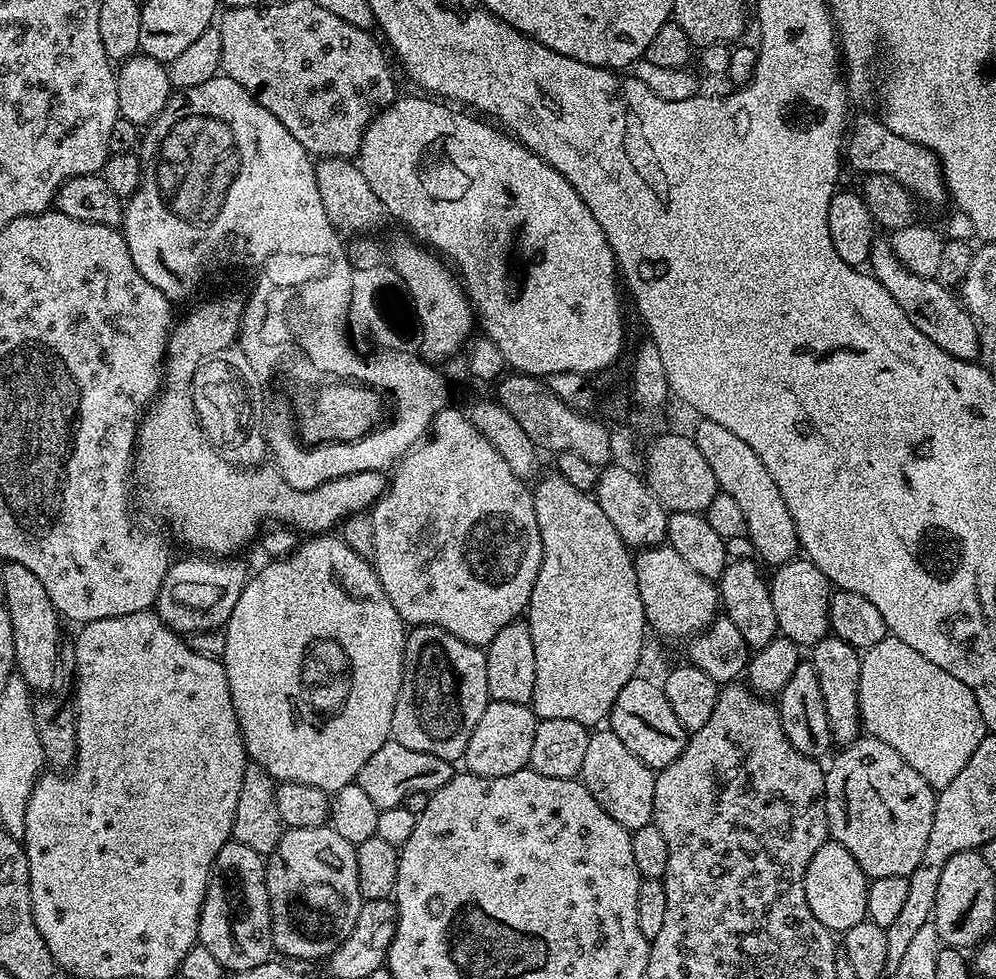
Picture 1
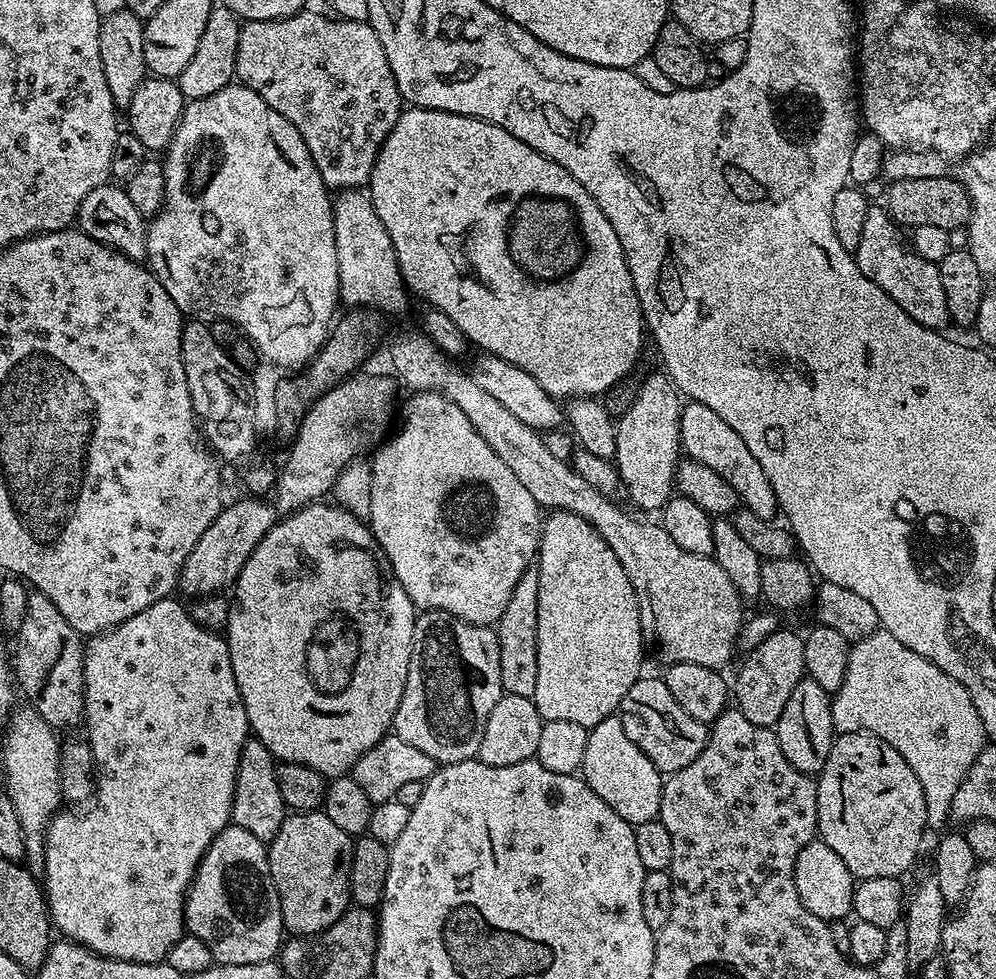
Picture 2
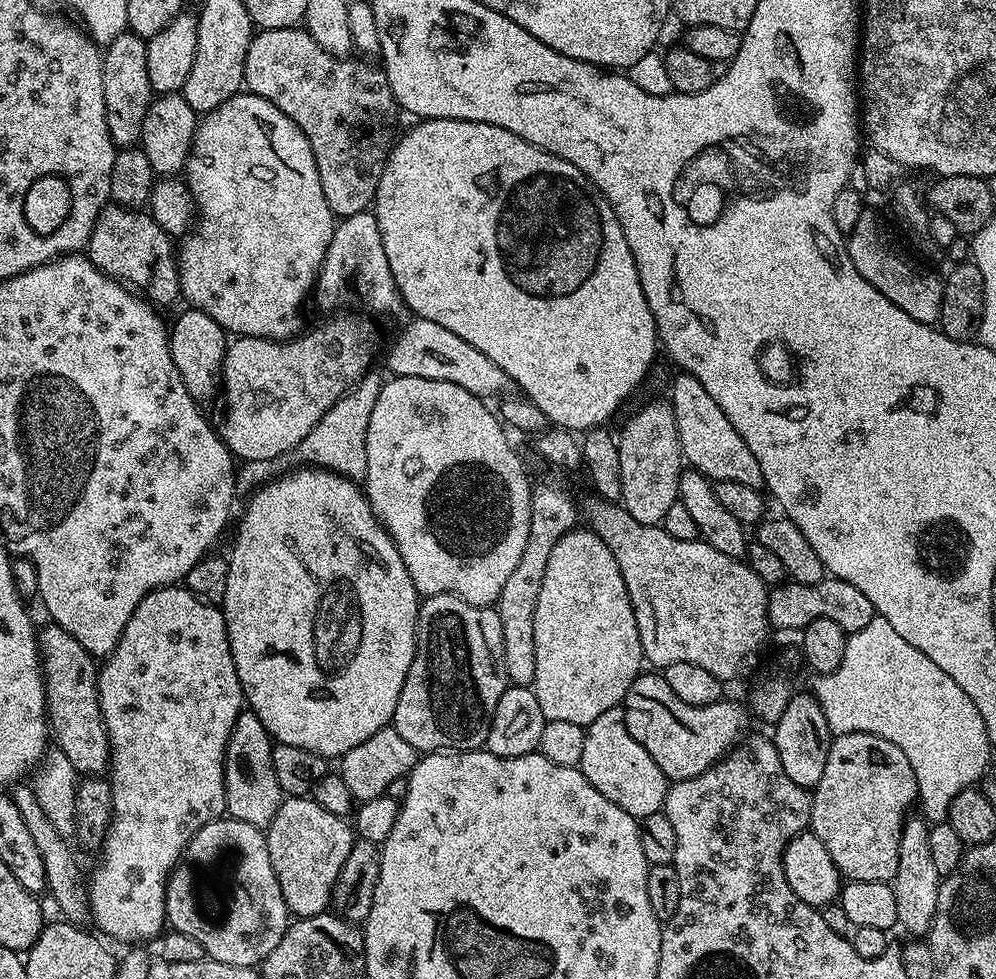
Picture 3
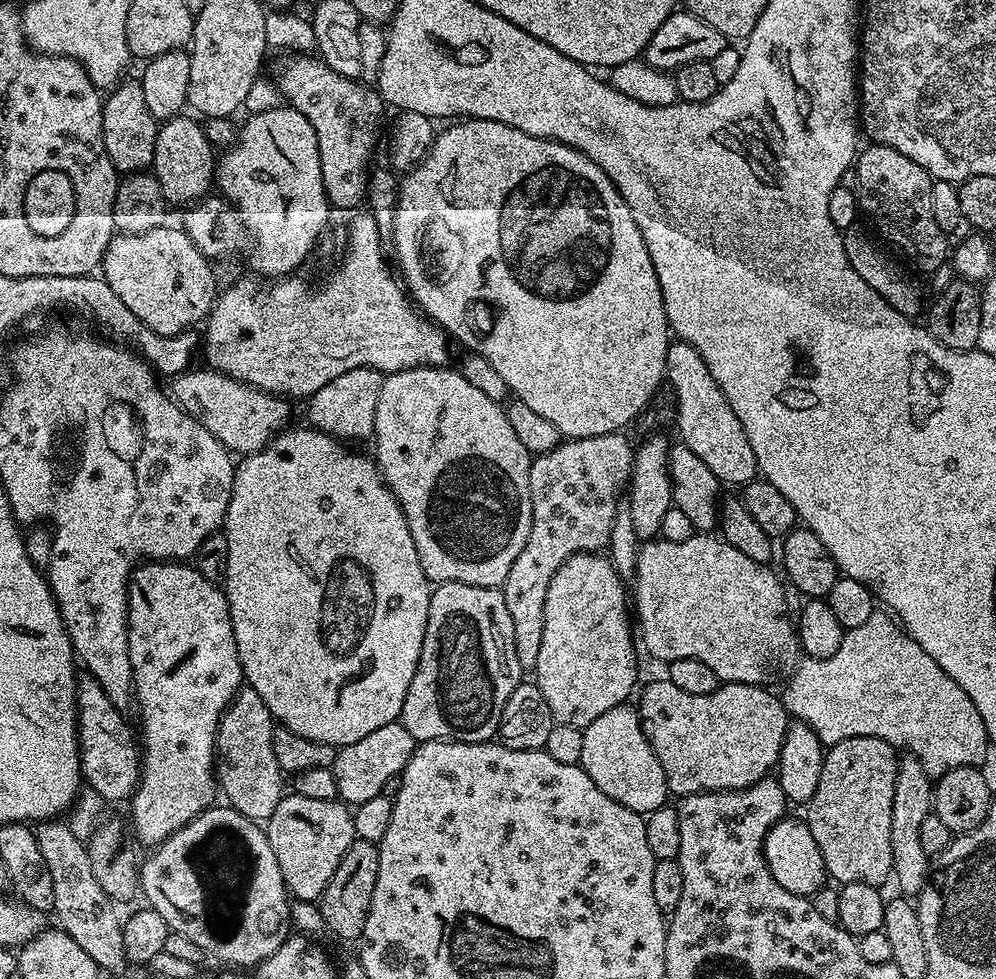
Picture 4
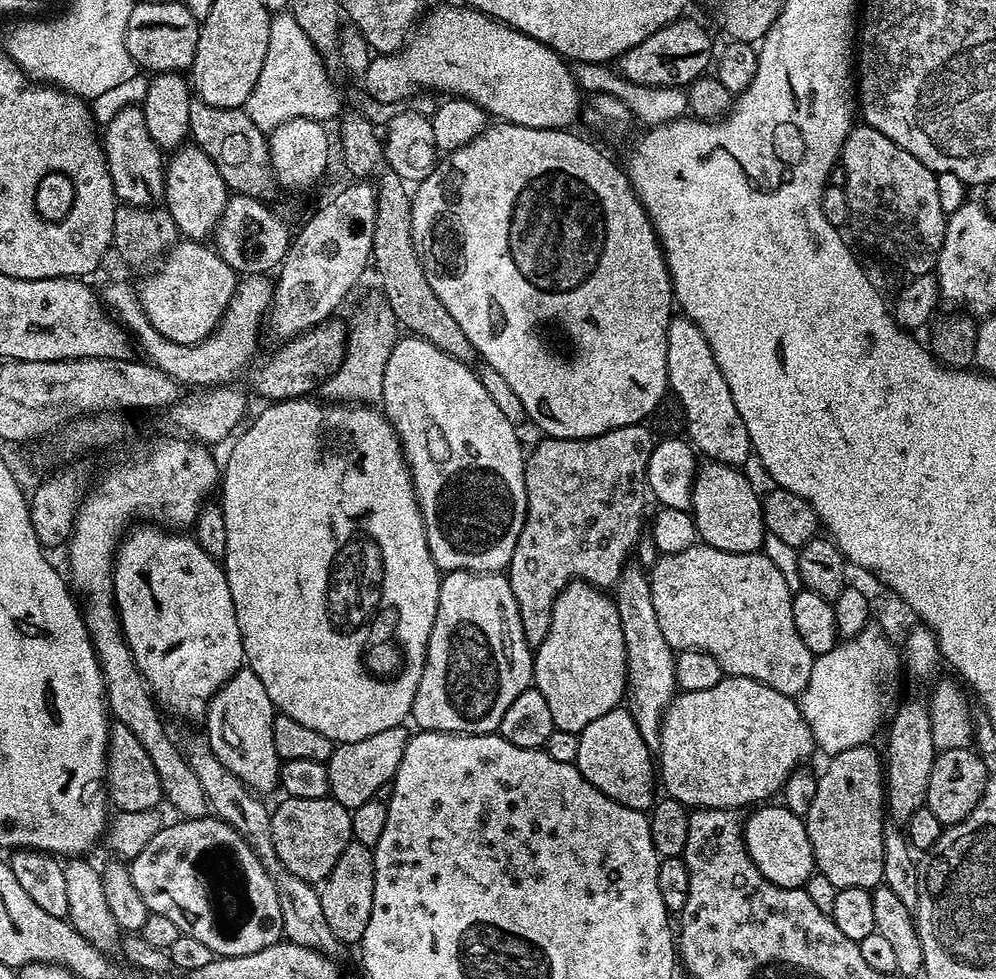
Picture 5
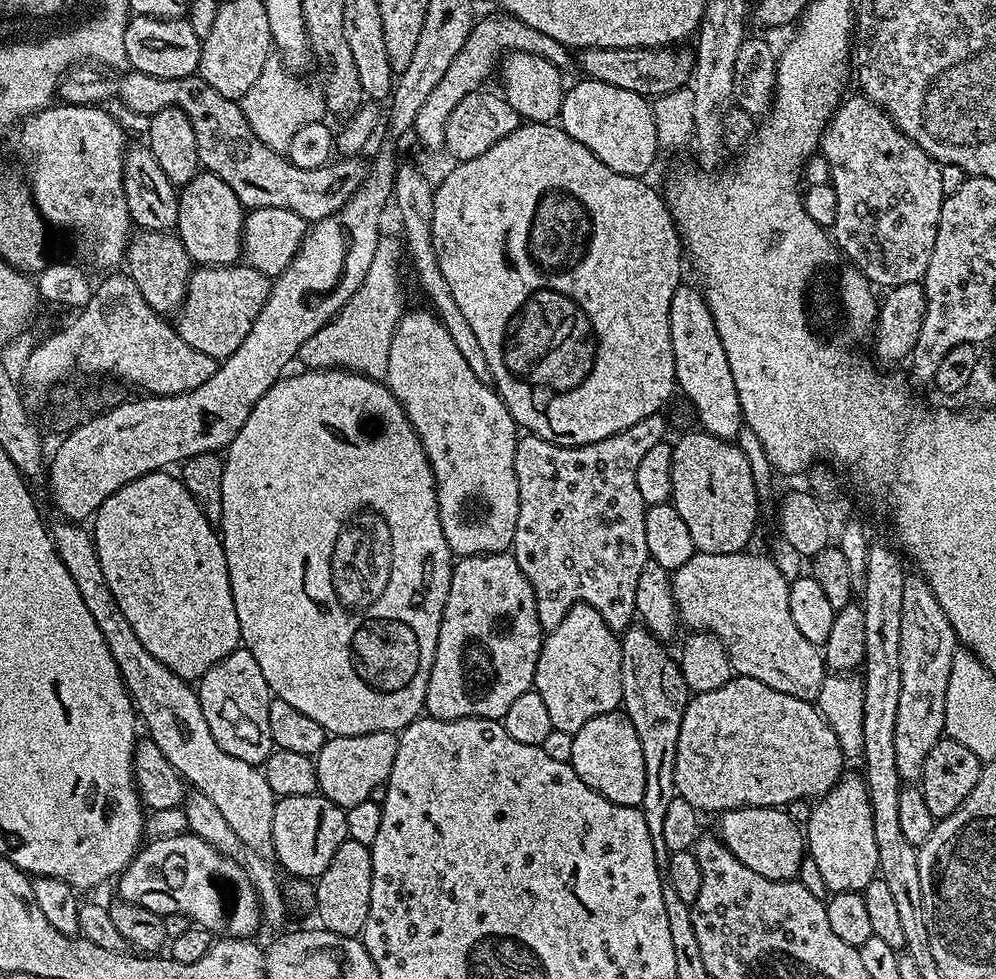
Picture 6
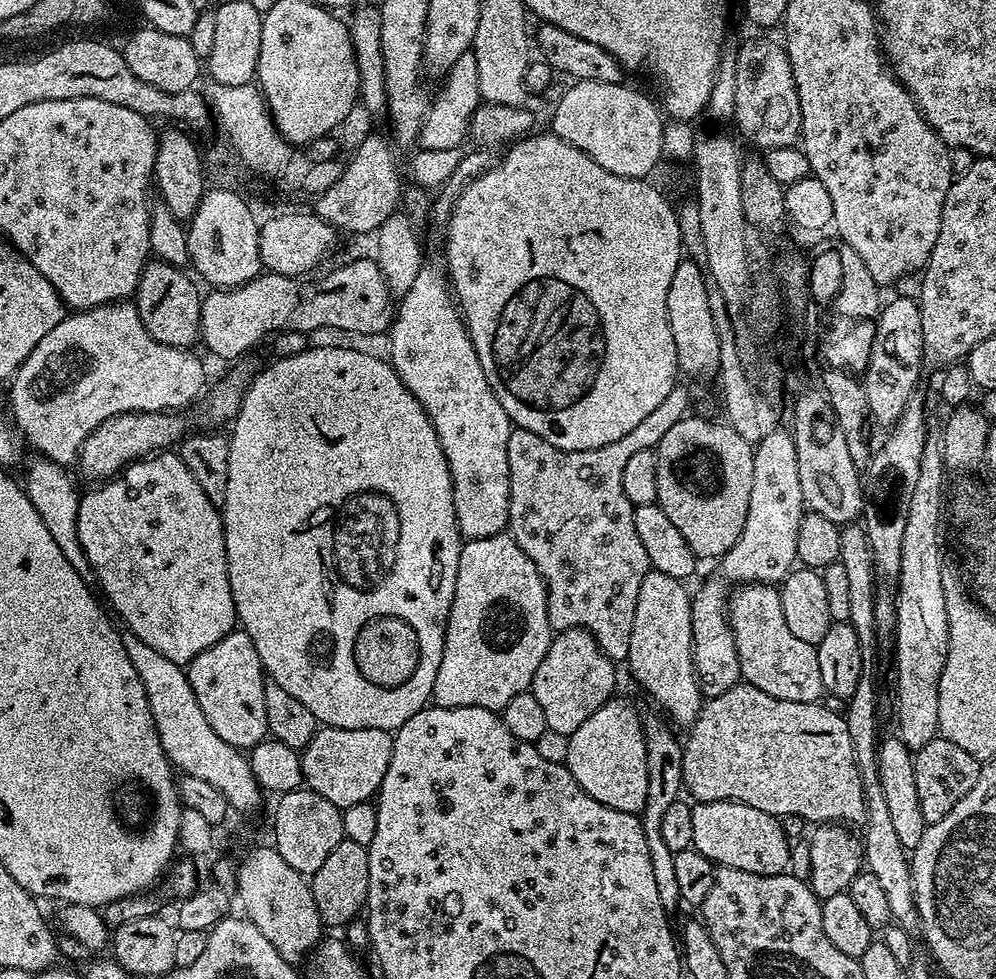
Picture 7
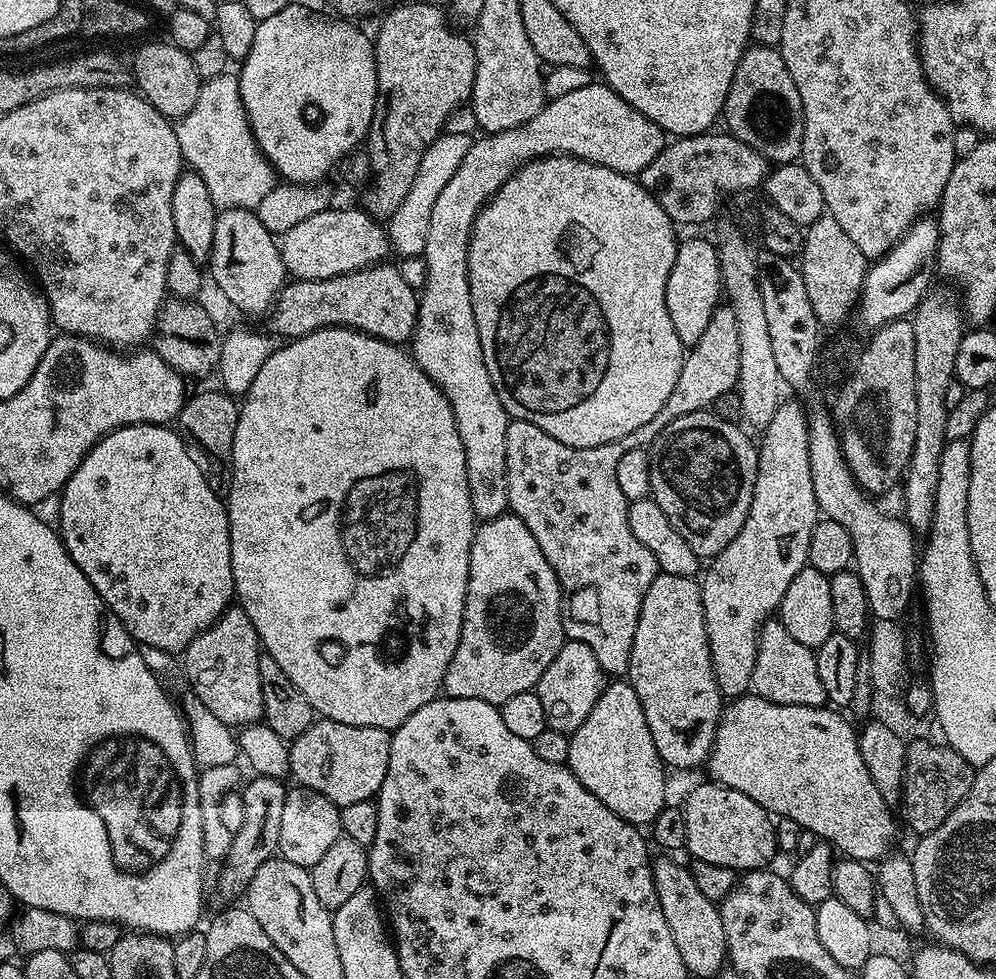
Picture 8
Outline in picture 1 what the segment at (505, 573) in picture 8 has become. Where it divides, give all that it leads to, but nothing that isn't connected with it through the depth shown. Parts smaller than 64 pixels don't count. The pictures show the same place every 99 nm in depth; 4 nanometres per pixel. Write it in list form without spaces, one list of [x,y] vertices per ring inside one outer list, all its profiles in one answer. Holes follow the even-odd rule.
[[[433,624],[415,625],[404,641],[404,677],[398,702],[394,706],[391,739],[397,740],[402,746],[410,746],[410,750],[422,750],[422,754],[459,761],[470,742],[470,734],[474,734],[474,726],[478,726],[490,703],[486,682],[487,657],[487,651],[479,644],[462,642],[462,638]]]

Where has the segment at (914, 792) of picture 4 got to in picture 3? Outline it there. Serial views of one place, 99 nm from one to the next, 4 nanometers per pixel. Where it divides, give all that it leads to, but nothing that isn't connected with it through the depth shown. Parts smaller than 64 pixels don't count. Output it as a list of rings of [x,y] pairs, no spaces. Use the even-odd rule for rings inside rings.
[[[919,814],[909,815],[902,826],[902,838],[898,842],[898,870],[890,881],[894,890],[894,902],[898,906],[897,925],[905,928],[912,938],[927,937],[938,910],[938,890],[942,873],[934,866],[930,855],[929,823]]]

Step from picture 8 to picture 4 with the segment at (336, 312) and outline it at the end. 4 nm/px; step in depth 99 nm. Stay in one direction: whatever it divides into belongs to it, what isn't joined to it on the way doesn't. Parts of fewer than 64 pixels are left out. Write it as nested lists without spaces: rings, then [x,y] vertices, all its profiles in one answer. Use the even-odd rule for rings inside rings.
[[[165,226],[146,230],[142,234],[126,234],[125,232],[113,235],[112,240],[104,251],[102,265],[102,279],[122,298],[126,310],[134,314],[154,334],[173,336],[179,332],[186,332],[197,327],[196,323],[203,321],[212,306],[216,302],[218,287],[216,288],[216,276],[212,273],[209,257],[203,256],[190,242],[190,238],[184,233],[183,227]]]

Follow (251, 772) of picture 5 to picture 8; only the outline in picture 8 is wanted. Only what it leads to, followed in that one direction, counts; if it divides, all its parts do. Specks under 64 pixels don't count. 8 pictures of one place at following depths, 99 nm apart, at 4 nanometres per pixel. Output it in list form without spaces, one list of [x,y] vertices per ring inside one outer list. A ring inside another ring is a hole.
[[[229,606],[223,614],[182,653],[182,668],[188,671],[187,687],[222,722],[229,726],[255,724],[264,715],[262,678],[258,678],[258,662],[262,655],[254,622],[246,618],[246,610]]]

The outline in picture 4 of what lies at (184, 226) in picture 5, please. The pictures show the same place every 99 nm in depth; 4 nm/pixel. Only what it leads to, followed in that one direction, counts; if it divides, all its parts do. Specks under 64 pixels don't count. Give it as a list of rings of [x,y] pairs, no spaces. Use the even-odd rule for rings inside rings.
[[[181,114],[163,121],[156,129],[151,171],[156,181],[164,187],[165,196],[172,202],[195,202],[209,195],[214,184],[214,145],[208,140],[205,125],[199,119],[191,118],[196,119]]]

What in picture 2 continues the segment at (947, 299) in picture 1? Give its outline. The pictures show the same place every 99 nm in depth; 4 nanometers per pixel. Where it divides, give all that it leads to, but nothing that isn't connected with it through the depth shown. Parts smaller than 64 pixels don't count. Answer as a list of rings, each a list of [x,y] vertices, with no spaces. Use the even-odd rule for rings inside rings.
[[[876,206],[869,207],[866,214],[866,223],[862,226],[862,238],[854,251],[854,259],[858,270],[870,278],[914,322],[918,322],[927,328],[937,330],[943,329],[949,323],[948,307],[946,306],[946,290],[942,290],[942,278],[940,277],[940,265],[934,261],[927,261],[926,258],[920,257],[915,247],[904,245],[904,240],[900,237],[902,233],[901,225],[897,224],[888,214],[887,207]]]

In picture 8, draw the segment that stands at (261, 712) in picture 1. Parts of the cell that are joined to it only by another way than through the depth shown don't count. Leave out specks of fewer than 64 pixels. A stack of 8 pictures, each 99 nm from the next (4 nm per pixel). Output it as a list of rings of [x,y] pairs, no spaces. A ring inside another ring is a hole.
[[[319,328],[319,329],[318,329],[318,330],[314,330],[314,331],[313,331],[313,332],[311,332],[311,333],[310,333],[310,334],[306,334],[306,335],[305,335],[305,336],[298,336],[298,337],[295,337],[295,338],[292,338],[292,339],[289,339],[289,340],[288,340],[288,341],[287,341],[287,342],[284,342],[284,343],[281,343],[281,346],[280,346],[280,348],[279,348],[279,349],[278,349],[278,350],[274,350],[274,354],[270,354],[270,358],[266,358],[266,362],[262,362],[262,370],[258,370],[258,374],[254,374],[254,378],[253,378],[253,379],[252,379],[252,381],[251,381],[251,382],[250,382],[250,390],[249,390],[249,391],[248,391],[248,392],[246,392],[246,393],[244,393],[244,395],[243,395],[243,397],[242,397],[242,403],[241,403],[241,404],[240,404],[240,405],[239,405],[239,410],[240,410],[240,417],[239,417],[239,418],[238,418],[238,426],[237,426],[237,427],[236,427],[236,429],[235,429],[235,430],[234,430],[234,450],[233,450],[233,451],[232,451],[232,485],[231,485],[231,486],[230,486],[230,490],[229,490],[229,491],[228,491],[228,494],[227,494],[227,497],[226,497],[226,507],[227,507],[227,509],[228,509],[228,529],[229,529],[229,530],[230,530],[230,562],[231,562],[231,563],[232,563],[232,586],[233,586],[233,589],[234,589],[234,596],[235,596],[235,599],[236,599],[236,600],[237,600],[237,601],[238,601],[238,606],[239,606],[239,608],[241,608],[241,609],[242,609],[242,610],[246,610],[246,618],[250,618],[250,622],[254,622],[254,630],[255,630],[255,631],[256,631],[256,633],[257,633],[257,634],[258,634],[258,638],[259,638],[259,639],[260,639],[260,647],[261,647],[261,649],[263,649],[263,651],[264,651],[264,652],[265,652],[265,653],[266,653],[266,654],[267,654],[267,656],[269,656],[269,657],[270,657],[270,658],[274,658],[274,662],[278,662],[278,666],[282,666],[282,670],[286,670],[286,678],[290,678],[290,682],[294,682],[294,686],[298,686],[298,690],[302,690],[302,694],[306,694],[306,702],[310,702],[310,706],[311,706],[311,707],[312,707],[312,711],[313,711],[313,713],[315,713],[315,715],[316,715],[316,716],[317,716],[317,717],[320,717],[320,718],[323,718],[323,719],[326,719],[326,720],[333,720],[333,721],[334,721],[334,722],[342,722],[342,723],[343,723],[343,724],[345,724],[345,725],[346,725],[346,726],[366,726],[366,727],[367,727],[367,728],[386,728],[386,729],[389,729],[389,730],[394,730],[394,729],[396,729],[396,728],[397,728],[397,727],[398,727],[398,726],[402,726],[402,722],[406,722],[406,718],[410,718],[410,714],[414,714],[414,710],[418,710],[418,709],[419,709],[419,708],[421,708],[421,707],[422,707],[422,706],[426,706],[426,702],[430,702],[430,701],[431,701],[431,700],[435,700],[435,699],[437,699],[437,697],[439,697],[439,696],[440,696],[440,695],[441,695],[441,692],[442,692],[442,689],[443,689],[443,686],[444,686],[444,679],[445,679],[445,678],[446,678],[446,666],[450,666],[450,658],[454,658],[454,650],[458,650],[458,638],[459,638],[459,637],[460,637],[460,635],[461,635],[461,634],[462,634],[462,614],[463,614],[463,613],[464,613],[464,607],[465,607],[465,606],[466,606],[466,586],[467,586],[467,585],[468,585],[468,575],[469,575],[469,574],[470,574],[470,546],[471,546],[471,545],[472,545],[472,539],[473,539],[473,538],[474,538],[474,534],[475,534],[475,533],[476,533],[476,530],[477,530],[477,527],[478,527],[478,521],[477,521],[477,518],[476,518],[476,515],[475,515],[475,514],[474,514],[474,510],[473,510],[473,509],[472,509],[472,507],[471,507],[471,506],[470,506],[470,486],[469,486],[469,485],[468,485],[468,479],[467,479],[467,478],[466,478],[466,450],[465,450],[465,449],[464,449],[464,447],[463,447],[463,446],[462,446],[462,438],[461,438],[461,437],[460,437],[460,435],[459,435],[459,434],[458,434],[458,426],[457,426],[457,425],[456,425],[456,419],[455,419],[455,418],[454,418],[454,410],[453,410],[453,409],[452,409],[452,407],[451,407],[451,406],[450,406],[450,402],[449,402],[449,401],[448,401],[448,399],[447,399],[447,398],[445,398],[445,397],[444,397],[444,392],[443,392],[443,390],[441,390],[441,389],[440,389],[440,387],[439,387],[439,386],[438,386],[438,385],[437,385],[437,384],[435,384],[435,383],[434,383],[434,382],[433,382],[433,380],[431,380],[431,379],[430,379],[430,377],[428,377],[428,375],[427,375],[427,374],[425,374],[425,372],[423,372],[423,371],[422,371],[422,370],[421,370],[421,369],[420,369],[420,367],[419,367],[419,366],[418,366],[418,362],[417,362],[417,361],[416,361],[416,359],[414,359],[414,358],[413,358],[413,356],[412,356],[412,354],[411,354],[411,351],[408,351],[408,350],[405,350],[405,349],[404,349],[404,348],[403,348],[403,347],[401,347],[401,345],[398,345],[398,344],[391,344],[391,343],[390,343],[390,342],[386,342],[386,341],[385,341],[385,340],[380,340],[380,339],[378,339],[378,337],[376,337],[376,336],[371,336],[371,335],[370,335],[370,334],[366,334],[366,333],[365,333],[365,332],[359,332],[359,331],[358,331],[358,330],[354,330],[354,329],[353,329],[353,328]]]

